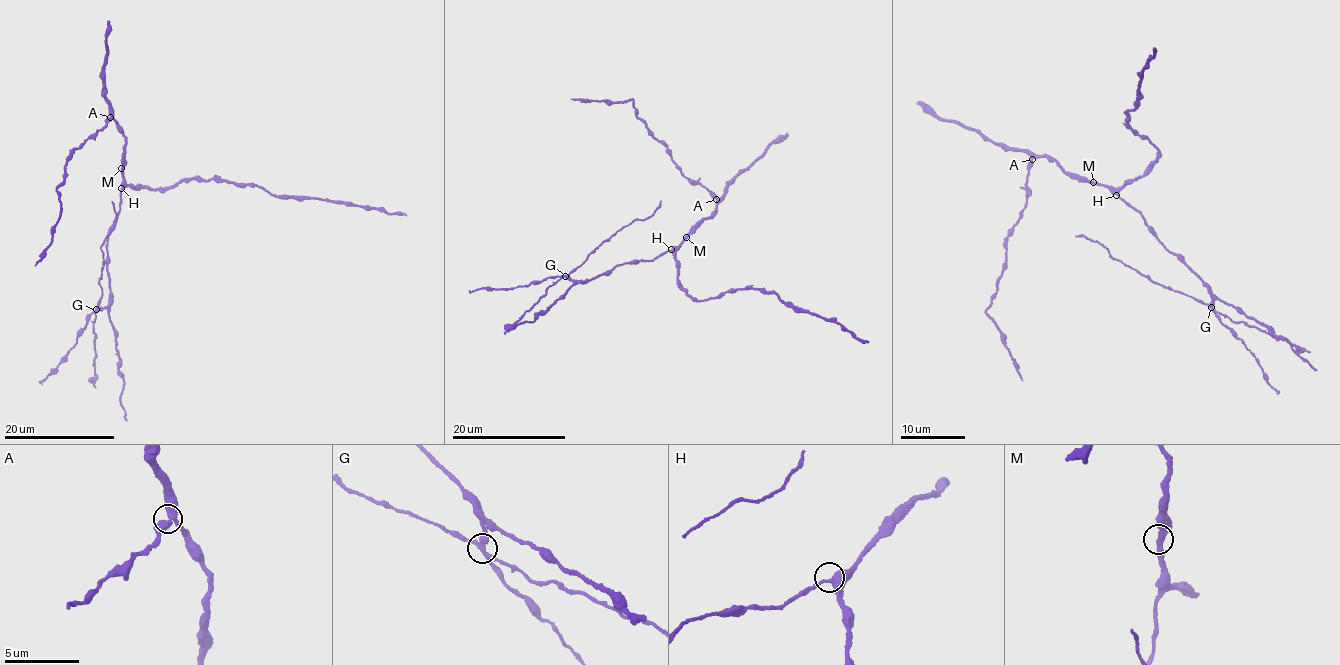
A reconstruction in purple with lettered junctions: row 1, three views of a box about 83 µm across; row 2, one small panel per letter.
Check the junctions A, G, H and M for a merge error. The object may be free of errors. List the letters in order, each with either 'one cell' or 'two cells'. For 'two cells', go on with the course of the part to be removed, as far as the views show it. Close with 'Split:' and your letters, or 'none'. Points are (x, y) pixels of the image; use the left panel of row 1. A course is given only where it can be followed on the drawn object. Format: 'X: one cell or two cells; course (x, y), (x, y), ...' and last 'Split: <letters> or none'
A: one cell
G: two cells; course (95, 310), (102, 296), (98, 283), (103, 258), (100, 248), (110, 235), (117, 215), (112, 201)
H: one cell
M: one cell
Split: G

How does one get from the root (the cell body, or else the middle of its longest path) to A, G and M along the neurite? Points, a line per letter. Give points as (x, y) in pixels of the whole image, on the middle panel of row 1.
A: (677, 259), (676, 247), (691, 227), (712, 215), (716, 210), (716, 199)
G: (677, 259), (670, 250), (650, 260), (634, 259), (619, 264), (583, 281), (564, 275)
M: (677, 259), (676, 247), (686, 237)

